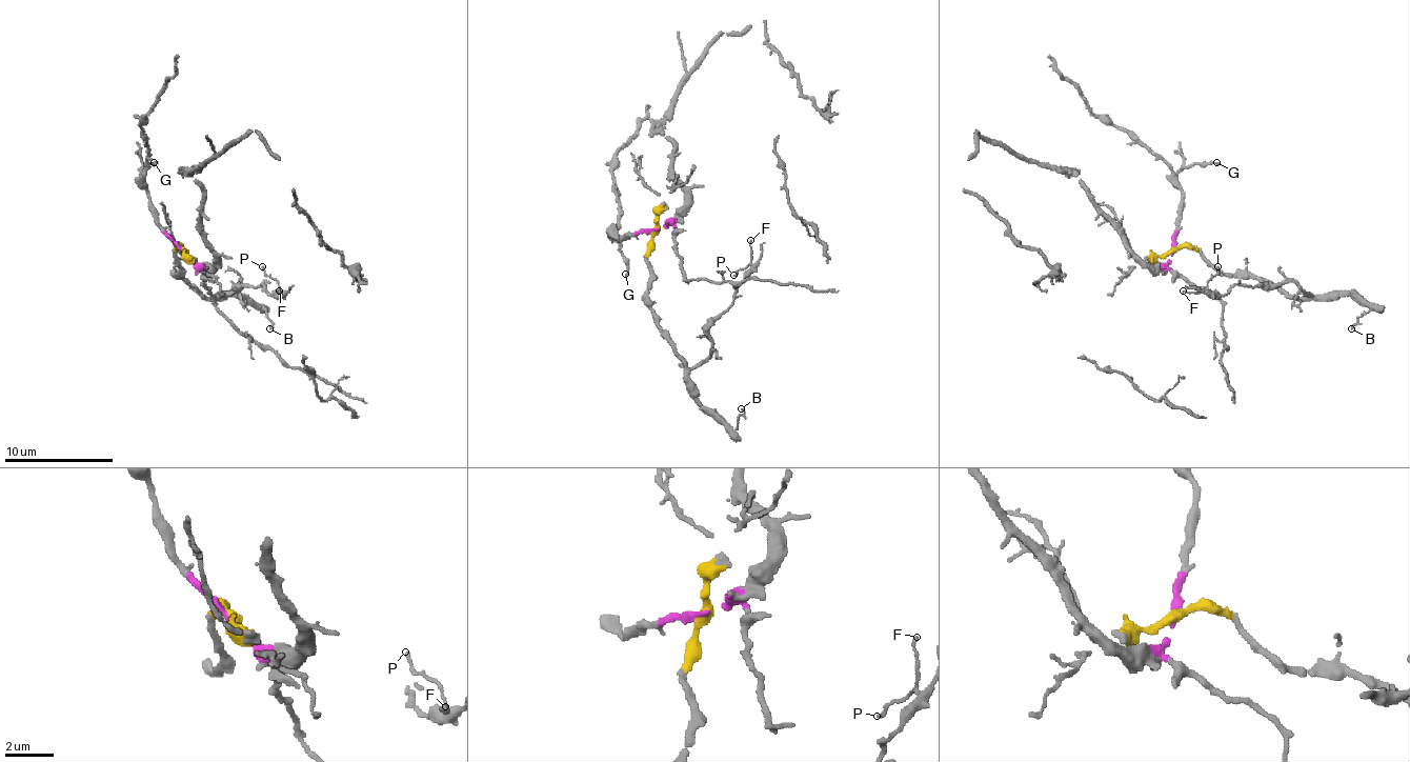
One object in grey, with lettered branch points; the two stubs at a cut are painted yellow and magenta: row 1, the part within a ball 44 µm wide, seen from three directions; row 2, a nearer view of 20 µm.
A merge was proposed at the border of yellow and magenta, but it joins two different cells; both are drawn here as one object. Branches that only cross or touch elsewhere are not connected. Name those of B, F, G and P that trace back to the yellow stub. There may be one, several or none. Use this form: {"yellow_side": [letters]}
{"yellow_side": ["B", "F", "P"]}

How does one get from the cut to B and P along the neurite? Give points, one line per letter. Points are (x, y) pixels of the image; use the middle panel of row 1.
B: (656, 231), (648, 258), (648, 307), (683, 362), (686, 389), (703, 408), (736, 427), (743, 414), (741, 408)
P: (656, 231), (648, 307), (689, 367), (710, 348), (710, 323), (732, 302), (749, 263), (732, 275)

